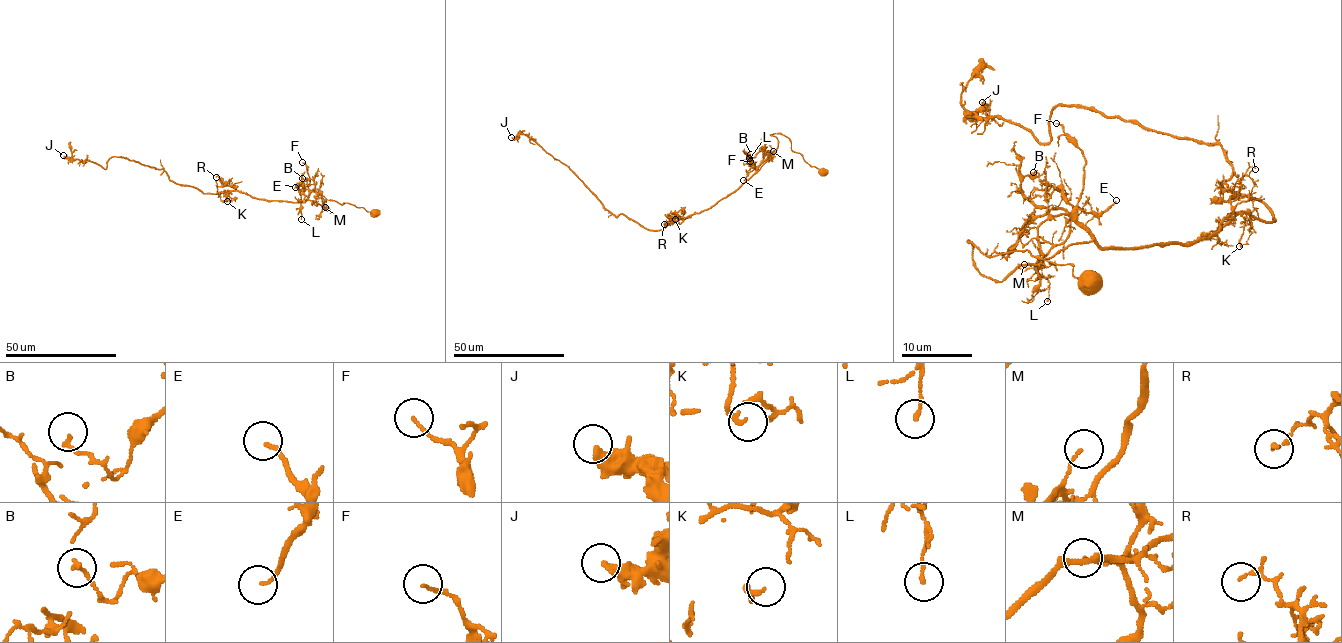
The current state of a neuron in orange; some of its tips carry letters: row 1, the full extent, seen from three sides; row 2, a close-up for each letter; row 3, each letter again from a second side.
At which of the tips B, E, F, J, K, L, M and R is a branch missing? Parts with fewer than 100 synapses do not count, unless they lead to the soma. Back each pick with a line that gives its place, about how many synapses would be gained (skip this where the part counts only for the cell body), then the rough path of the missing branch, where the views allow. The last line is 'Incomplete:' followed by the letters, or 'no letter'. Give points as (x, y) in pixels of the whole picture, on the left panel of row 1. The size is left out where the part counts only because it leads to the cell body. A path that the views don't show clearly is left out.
Incomplete: no letter

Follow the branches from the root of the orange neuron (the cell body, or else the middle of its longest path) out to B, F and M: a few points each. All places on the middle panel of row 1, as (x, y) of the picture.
B: (822, 172), (780, 133), (770, 135), (778, 147), (760, 164), (762, 150), (750, 154)
F: (822, 172), (794, 152), (788, 138), (776, 133), (770, 135), (778, 140), (776, 151), (756, 170), (750, 161)
M: (822, 172), (794, 152), (790, 140), (783, 135), (770, 135), (778, 140), (778, 147), (772, 155), (773, 151)

